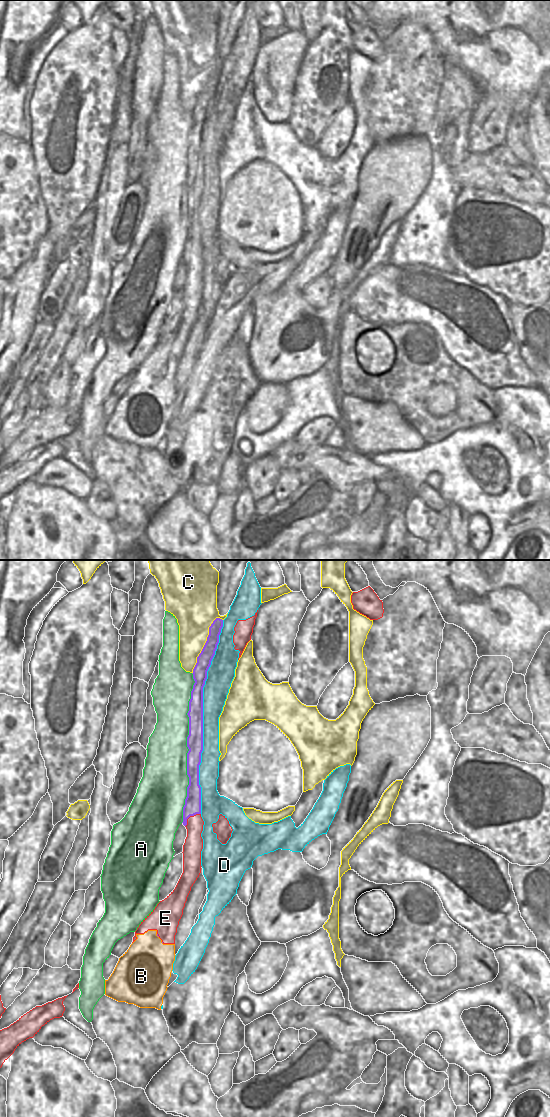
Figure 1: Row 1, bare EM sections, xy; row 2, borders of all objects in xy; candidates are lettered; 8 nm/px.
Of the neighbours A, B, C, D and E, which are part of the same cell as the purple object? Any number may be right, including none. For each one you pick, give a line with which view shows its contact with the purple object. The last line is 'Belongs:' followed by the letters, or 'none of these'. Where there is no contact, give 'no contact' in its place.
B: meets purple in xy
Belongs: B

